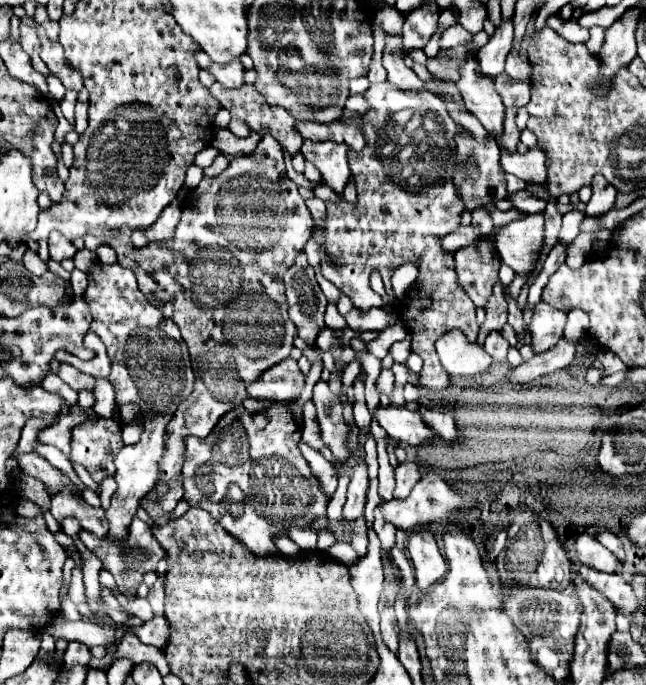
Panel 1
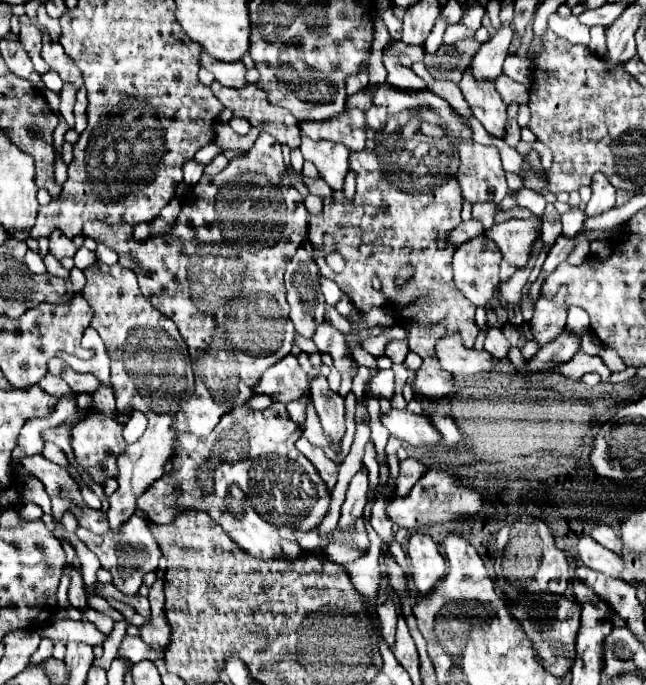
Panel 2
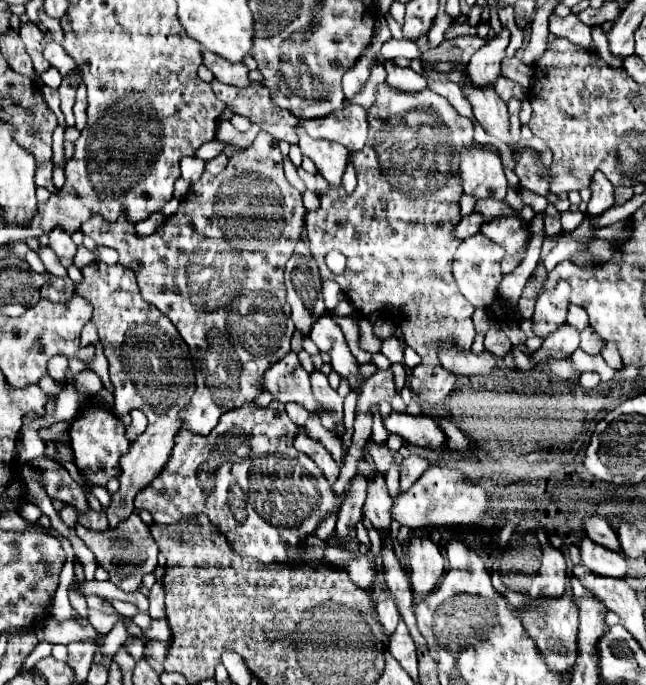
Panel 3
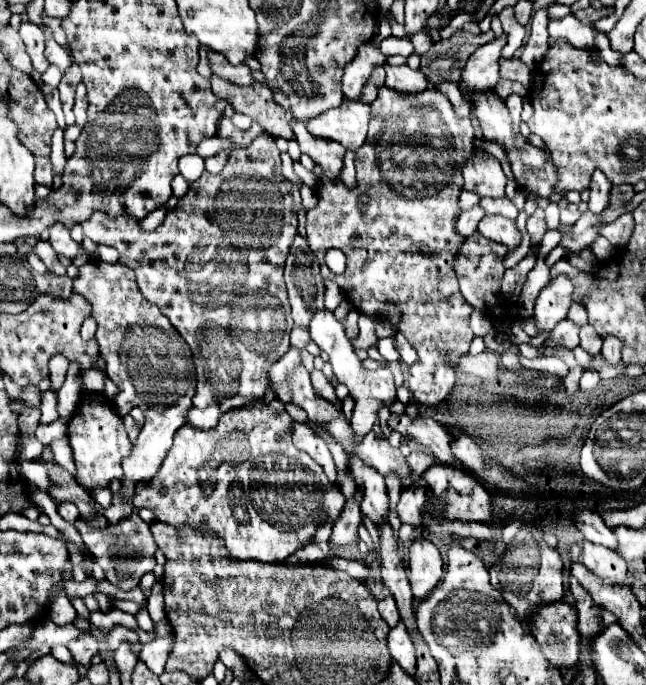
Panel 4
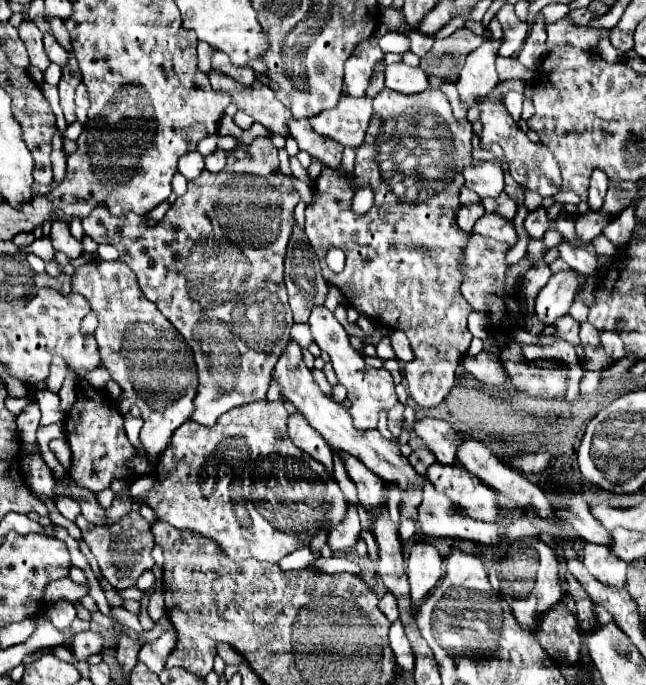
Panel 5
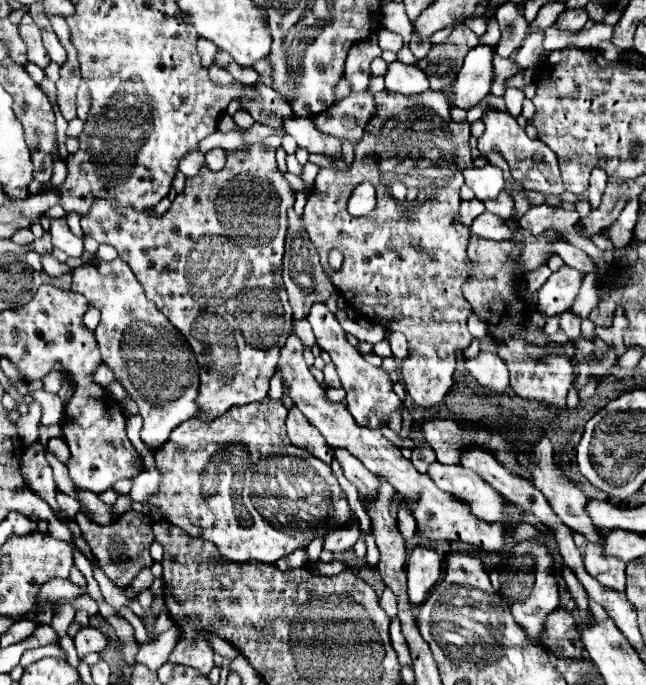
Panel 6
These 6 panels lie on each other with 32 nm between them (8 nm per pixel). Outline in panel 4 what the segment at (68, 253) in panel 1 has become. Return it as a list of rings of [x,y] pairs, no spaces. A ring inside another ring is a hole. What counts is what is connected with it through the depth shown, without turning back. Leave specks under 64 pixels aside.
[[[54,224],[50,228],[50,244],[56,250],[56,254],[64,254],[70,260],[76,258],[78,250],[80,250],[80,244],[72,240],[70,230],[64,228],[64,224]]]

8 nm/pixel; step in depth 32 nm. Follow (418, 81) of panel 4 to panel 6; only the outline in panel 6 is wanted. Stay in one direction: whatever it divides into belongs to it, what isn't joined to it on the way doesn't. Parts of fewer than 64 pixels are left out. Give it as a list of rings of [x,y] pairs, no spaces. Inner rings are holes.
[[[392,62],[388,64],[386,72],[386,90],[404,94],[404,96],[416,96],[420,92],[426,92],[430,88],[428,76],[416,66],[408,66],[402,62]]]

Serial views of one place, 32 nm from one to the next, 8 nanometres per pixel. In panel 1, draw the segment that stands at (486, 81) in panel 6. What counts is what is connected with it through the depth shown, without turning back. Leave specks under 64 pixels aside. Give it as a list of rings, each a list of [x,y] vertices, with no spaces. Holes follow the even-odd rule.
[[[502,22],[494,36],[488,40],[486,46],[482,46],[476,54],[476,64],[484,76],[496,78],[498,74],[504,72],[504,60],[512,48],[512,38],[514,38],[514,28],[512,22]]]

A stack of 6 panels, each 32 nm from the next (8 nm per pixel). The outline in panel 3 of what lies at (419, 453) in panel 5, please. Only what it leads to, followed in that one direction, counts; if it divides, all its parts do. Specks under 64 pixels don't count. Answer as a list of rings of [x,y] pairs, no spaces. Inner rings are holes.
[[[410,454],[408,458],[404,458],[404,471],[400,475],[400,492],[406,492],[430,464],[432,460],[422,454]]]

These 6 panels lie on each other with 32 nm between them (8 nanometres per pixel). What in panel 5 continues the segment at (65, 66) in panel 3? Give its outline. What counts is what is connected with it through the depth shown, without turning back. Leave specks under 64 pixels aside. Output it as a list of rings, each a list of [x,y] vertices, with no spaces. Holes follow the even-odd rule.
[[[52,32],[44,34],[44,46],[46,46],[46,54],[48,54],[48,58],[50,58],[52,62],[56,62],[58,66],[64,66],[64,64],[68,62],[66,50],[56,42],[56,38],[54,38]]]

